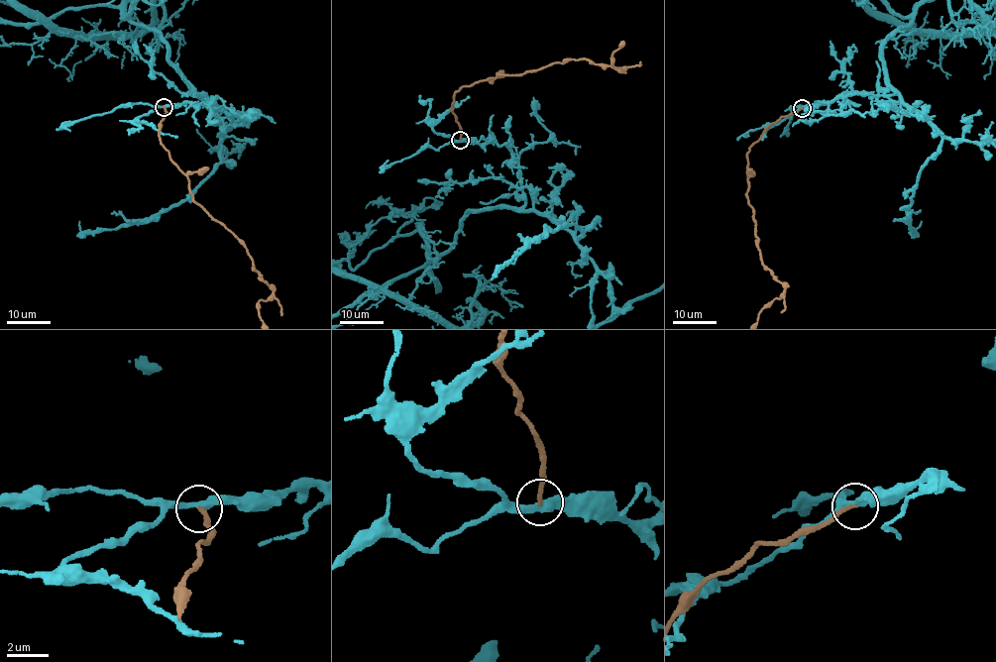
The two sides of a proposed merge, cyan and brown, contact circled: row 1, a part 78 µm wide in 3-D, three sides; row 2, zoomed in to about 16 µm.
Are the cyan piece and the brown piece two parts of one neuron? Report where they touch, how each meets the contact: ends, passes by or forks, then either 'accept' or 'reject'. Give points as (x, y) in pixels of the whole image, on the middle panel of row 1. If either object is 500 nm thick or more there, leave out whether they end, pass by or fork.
at (460, 140); cyan passes by; brown ends there; reject

